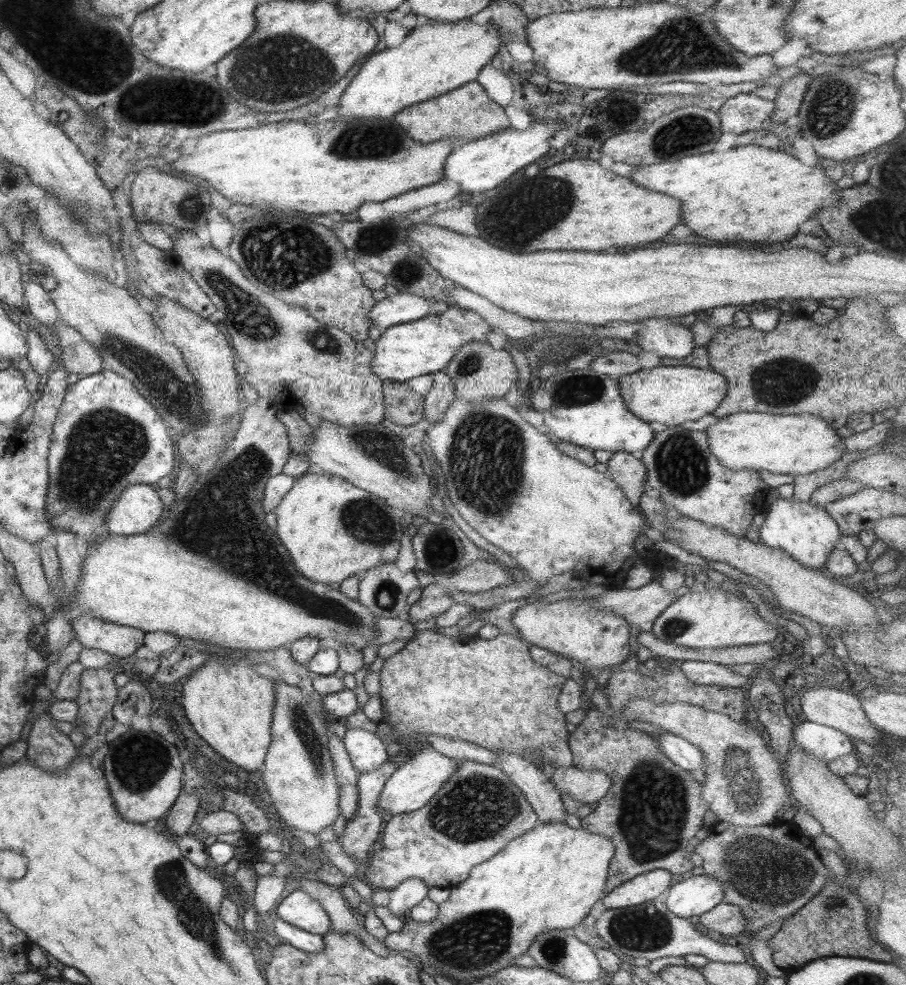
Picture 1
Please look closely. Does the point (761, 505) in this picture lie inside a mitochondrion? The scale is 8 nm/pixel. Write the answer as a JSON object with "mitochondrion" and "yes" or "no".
{"mitochondrion":"no"}

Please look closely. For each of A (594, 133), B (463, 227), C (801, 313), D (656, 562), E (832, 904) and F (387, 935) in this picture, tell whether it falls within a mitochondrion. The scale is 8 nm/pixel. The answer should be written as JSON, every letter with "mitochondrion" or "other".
{"A":"other","B":"other","C":"other","D":"other","E":"mitochondrion","F":"other"}

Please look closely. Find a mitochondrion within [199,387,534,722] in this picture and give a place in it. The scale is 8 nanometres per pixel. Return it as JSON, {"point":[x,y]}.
{"point":[498,441]}

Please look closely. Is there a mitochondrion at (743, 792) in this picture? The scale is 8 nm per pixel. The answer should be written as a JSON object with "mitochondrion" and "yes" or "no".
{"mitochondrion":"yes"}

